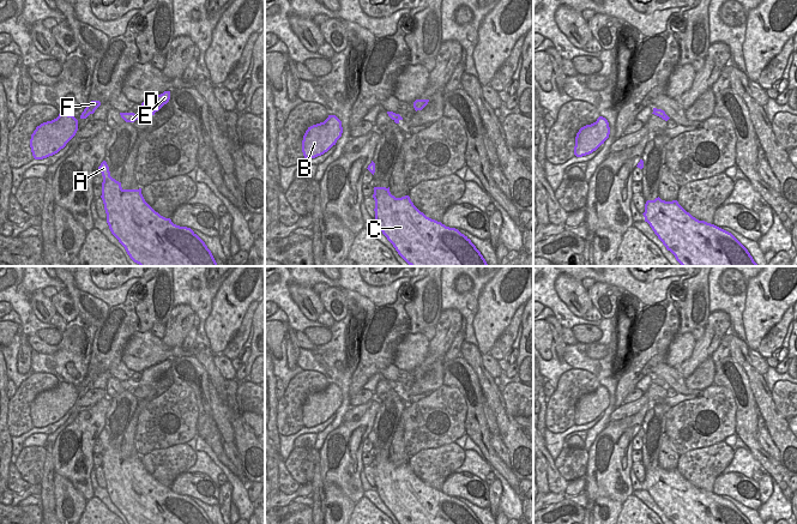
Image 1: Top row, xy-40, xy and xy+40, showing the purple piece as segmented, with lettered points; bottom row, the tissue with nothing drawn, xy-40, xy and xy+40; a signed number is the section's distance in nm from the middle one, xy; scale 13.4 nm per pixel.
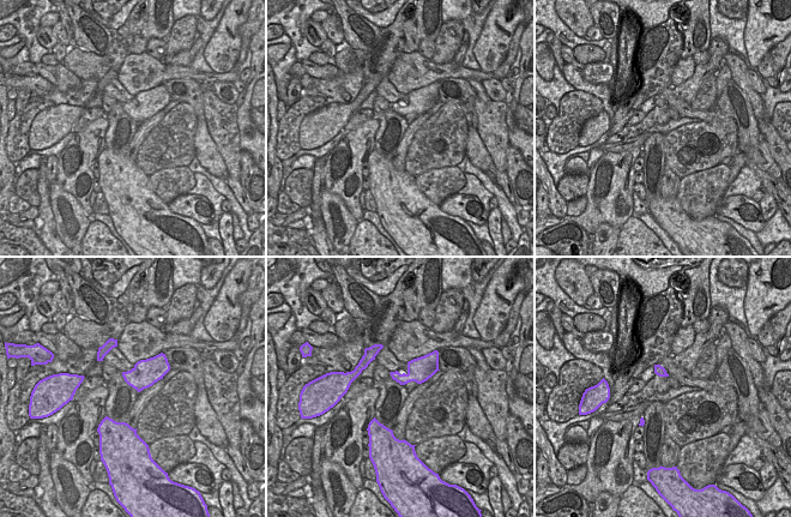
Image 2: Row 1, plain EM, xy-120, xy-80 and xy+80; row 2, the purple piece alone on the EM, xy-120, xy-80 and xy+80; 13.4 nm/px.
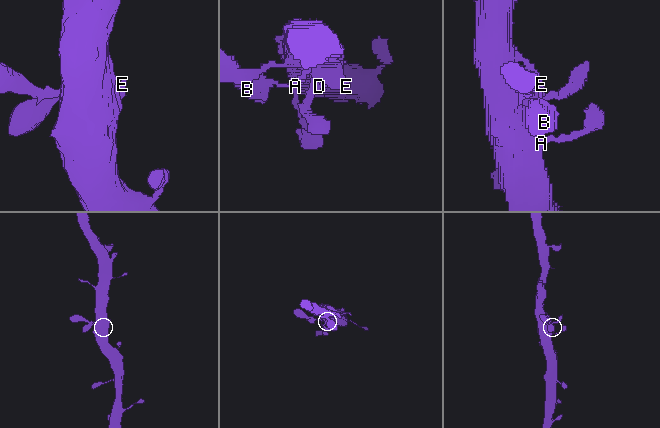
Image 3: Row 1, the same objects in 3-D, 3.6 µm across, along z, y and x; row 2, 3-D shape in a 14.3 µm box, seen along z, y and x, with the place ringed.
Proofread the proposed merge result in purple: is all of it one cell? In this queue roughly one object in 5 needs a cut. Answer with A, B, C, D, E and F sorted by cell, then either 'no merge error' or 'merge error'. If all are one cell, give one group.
groups A B C D E F; no merge error

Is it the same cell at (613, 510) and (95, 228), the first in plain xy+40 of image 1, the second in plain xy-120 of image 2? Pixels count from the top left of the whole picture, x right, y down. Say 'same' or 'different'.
different

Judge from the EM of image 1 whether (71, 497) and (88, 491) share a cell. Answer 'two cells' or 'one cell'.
two cells

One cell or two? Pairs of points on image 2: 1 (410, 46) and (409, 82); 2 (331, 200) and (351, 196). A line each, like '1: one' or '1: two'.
1: two
2: two

